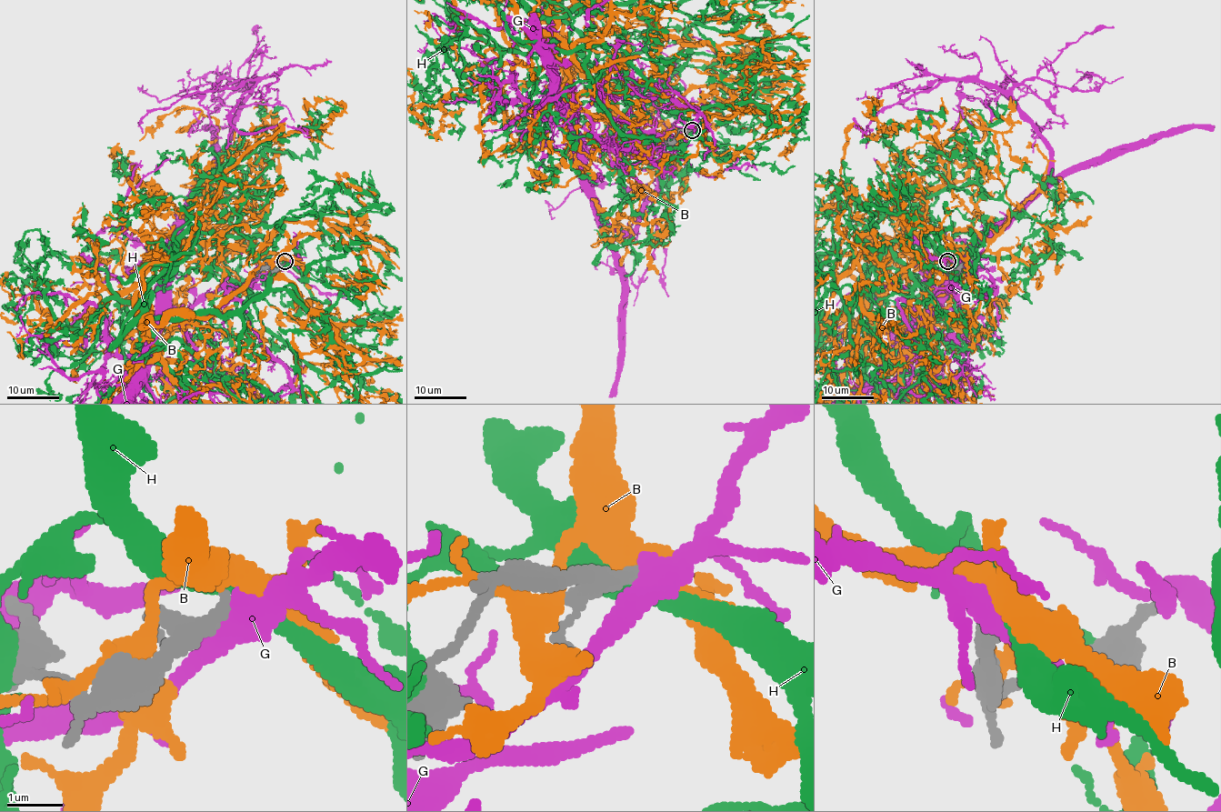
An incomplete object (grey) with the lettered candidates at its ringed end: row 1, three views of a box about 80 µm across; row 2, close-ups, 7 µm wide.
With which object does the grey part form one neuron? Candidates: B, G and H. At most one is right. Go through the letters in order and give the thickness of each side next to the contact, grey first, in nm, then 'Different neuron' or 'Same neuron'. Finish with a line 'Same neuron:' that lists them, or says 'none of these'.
B: Thickness 300 nm (grey) against 500 nm. Different neuron
G: Thickness 320 nm (grey) against 480 nm. Different neuron
H: Thickness 300 nm (grey) against 400 nm. Different neuron
Same neuron: none of these

